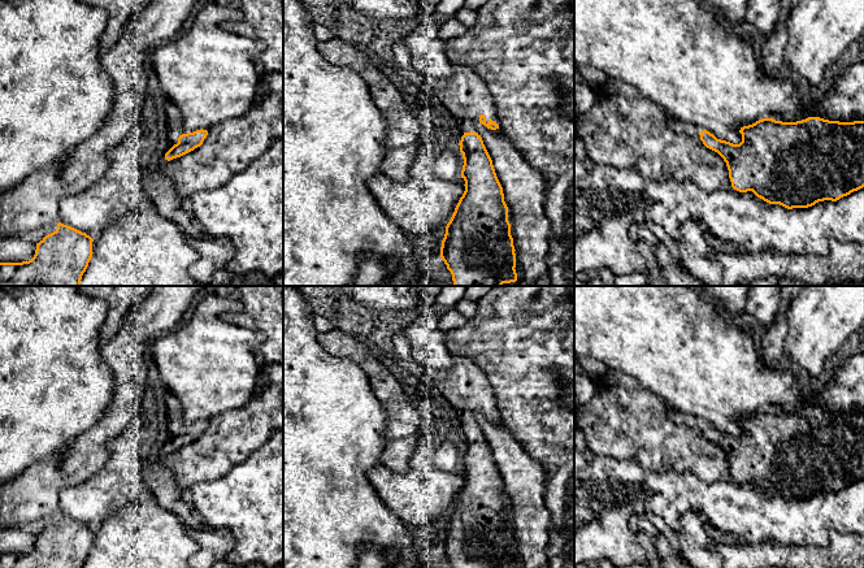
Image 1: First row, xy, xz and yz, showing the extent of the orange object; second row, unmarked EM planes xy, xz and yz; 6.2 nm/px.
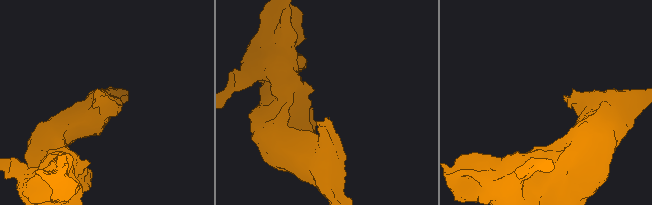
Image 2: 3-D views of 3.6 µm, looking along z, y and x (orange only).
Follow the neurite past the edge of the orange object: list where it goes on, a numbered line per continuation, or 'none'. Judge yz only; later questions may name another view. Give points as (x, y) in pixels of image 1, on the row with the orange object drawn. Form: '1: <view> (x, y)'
1: yz (687, 129)

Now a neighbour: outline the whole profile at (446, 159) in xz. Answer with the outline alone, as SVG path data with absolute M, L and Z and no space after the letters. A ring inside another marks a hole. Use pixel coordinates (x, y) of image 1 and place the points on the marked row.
M440 143L433 147L430 160L439 178L453 182L461 179L463 153L455 146Z

